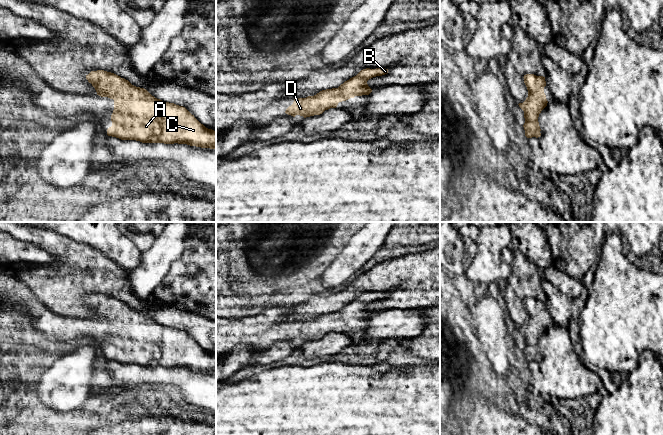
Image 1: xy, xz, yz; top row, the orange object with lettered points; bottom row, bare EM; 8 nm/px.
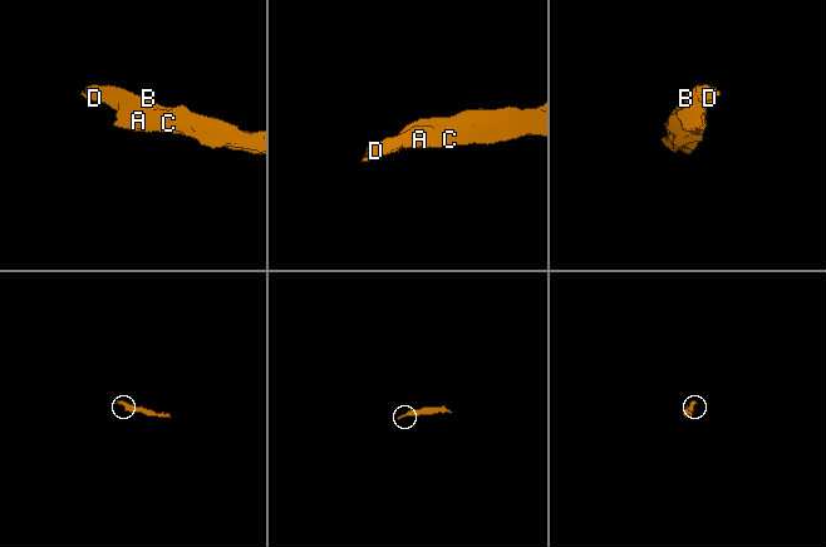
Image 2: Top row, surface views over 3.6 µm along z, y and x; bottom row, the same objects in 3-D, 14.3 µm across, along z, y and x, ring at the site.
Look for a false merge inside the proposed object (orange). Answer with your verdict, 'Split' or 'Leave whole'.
Leave whole

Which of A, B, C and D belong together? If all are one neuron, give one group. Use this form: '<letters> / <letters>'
A B C D

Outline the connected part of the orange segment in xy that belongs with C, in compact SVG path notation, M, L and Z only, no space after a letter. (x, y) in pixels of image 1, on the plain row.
M104 294L91 295L86 303L97 319L114 324L108 360L216 373L216 355L206 352L185 331L157 323L146 313Z

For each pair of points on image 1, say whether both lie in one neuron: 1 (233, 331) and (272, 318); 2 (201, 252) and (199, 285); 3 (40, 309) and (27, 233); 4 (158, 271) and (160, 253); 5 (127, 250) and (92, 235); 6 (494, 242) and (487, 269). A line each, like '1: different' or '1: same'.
1: same
2: same
3: different
4: same
5: same
6: same

